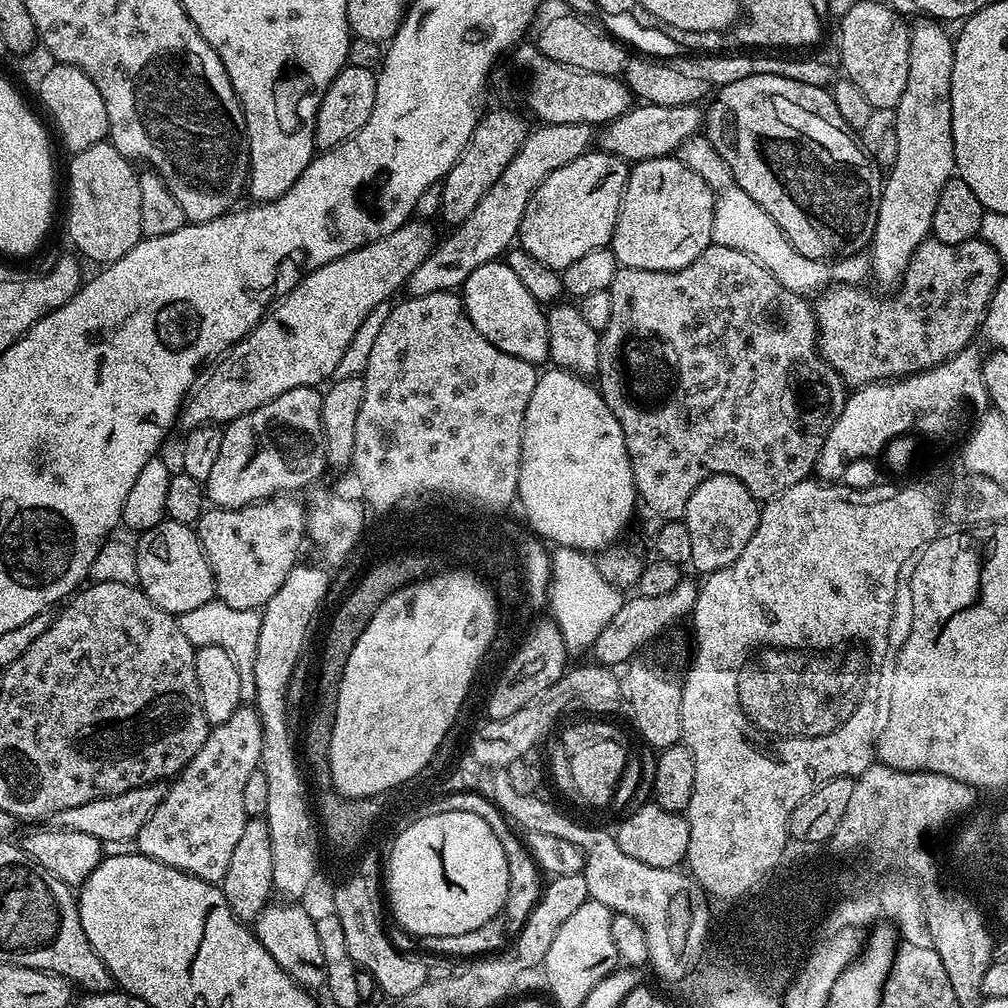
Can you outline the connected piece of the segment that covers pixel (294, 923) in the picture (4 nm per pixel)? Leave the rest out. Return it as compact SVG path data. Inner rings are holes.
M300 902L269 903L261 909L254 921L254 931L257 938L266 946L270 958L290 974L295 984L301 984L309 990L323 989L326 984L326 966L322 958L322 945L318 942L318 930L313 913L308 913Z

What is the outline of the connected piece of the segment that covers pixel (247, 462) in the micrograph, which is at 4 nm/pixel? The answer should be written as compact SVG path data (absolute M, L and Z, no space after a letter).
M319 387L295 388L286 390L286 394L278 394L278 398L258 406L258 410L250 410L250 414L242 414L227 425L224 428L222 450L206 481L207 499L217 508L241 508L257 500L269 500L281 494L296 494L299 488L310 487L326 469L323 405L324 398Z

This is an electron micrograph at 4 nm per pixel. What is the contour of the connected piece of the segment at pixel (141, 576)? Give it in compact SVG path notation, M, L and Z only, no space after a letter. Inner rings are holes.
M164 519L158 526L139 533L135 537L136 584L144 591L146 598L162 610L179 618L206 602L217 599L214 574L206 558L204 548L195 527Z

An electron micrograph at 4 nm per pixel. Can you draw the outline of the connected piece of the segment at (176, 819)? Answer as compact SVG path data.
M242 706L234 714L230 714L226 722L215 725L209 731L206 742L202 742L202 750L198 750L198 754L194 754L188 765L167 785L162 802L156 807L154 814L150 814L146 826L138 830L137 853L154 858L166 866L174 866L191 876L202 878L207 884L219 885L230 866L234 846L242 837L243 827L250 819L246 814L246 806L242 806L242 789L245 788L250 774L259 769L261 754L260 715L255 707Z

